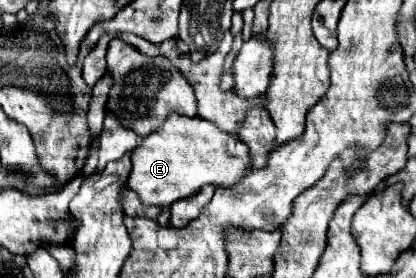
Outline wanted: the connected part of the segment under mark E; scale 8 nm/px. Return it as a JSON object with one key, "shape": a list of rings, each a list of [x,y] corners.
{"shape":[[[169,115],[167,123],[159,127],[155,133],[145,137],[141,145],[137,145],[131,151],[131,173],[127,179],[127,187],[139,193],[145,205],[157,205],[157,207],[169,207],[171,203],[193,197],[201,191],[205,185],[215,187],[233,187],[237,185],[253,167],[251,167],[251,153],[249,147],[235,135],[221,131],[215,123],[201,119],[201,117],[185,117],[185,115]]]}

